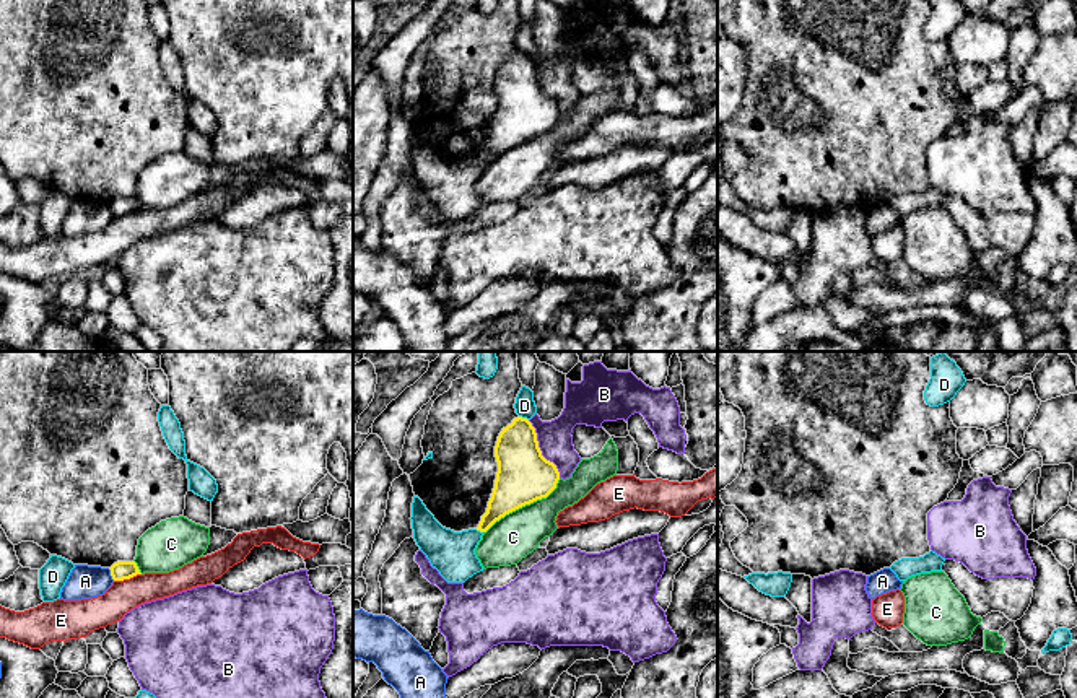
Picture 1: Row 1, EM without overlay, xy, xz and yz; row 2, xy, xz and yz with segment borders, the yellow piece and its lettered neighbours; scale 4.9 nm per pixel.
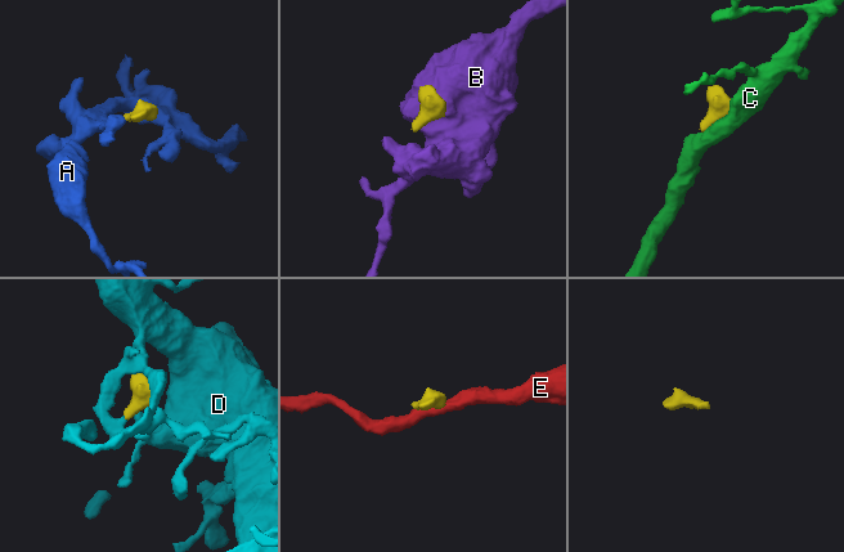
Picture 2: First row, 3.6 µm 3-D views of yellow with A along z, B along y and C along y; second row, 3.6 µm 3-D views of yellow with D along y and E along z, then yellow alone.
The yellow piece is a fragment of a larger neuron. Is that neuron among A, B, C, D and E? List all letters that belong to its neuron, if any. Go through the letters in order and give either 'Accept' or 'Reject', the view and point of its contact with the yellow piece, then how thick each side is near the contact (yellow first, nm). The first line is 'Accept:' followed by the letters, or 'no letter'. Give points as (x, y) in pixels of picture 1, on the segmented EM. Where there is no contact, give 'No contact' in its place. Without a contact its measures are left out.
Accept: D
A: Reject. Touches yellow at xy (111, 575). Thickness 100 nm (yellow) against 160 nm
B: Reject. Touches yellow at xz (539, 449). Thickness 280 nm (yellow) against 170 nm
C: Reject. Touches yellow at xz (523, 505). Thickness 280 nm (yellow) against 220 nm
D: Accept. Touches yellow at xz (524, 418). Thickness 240 nm (yellow) against 100 nm
E: Reject. Touches yellow at xy (127, 578). Thickness 100 nm (yellow) against 160 nm

